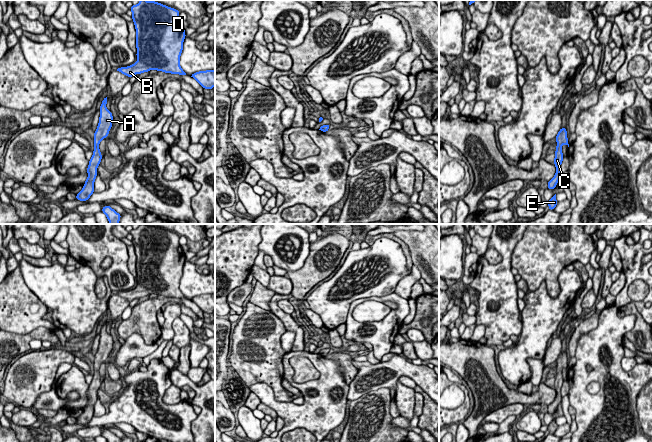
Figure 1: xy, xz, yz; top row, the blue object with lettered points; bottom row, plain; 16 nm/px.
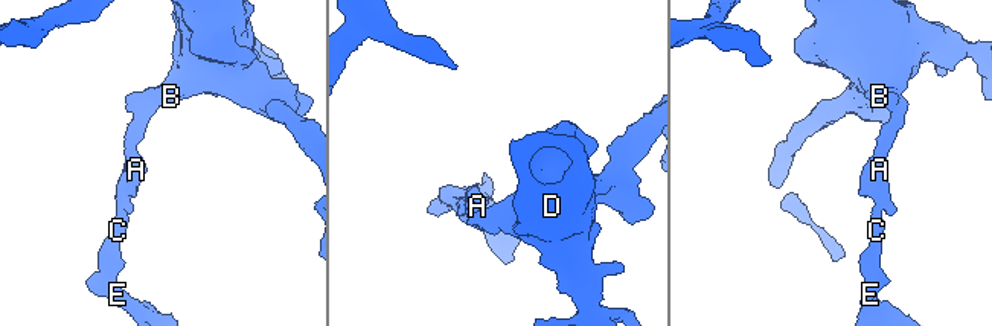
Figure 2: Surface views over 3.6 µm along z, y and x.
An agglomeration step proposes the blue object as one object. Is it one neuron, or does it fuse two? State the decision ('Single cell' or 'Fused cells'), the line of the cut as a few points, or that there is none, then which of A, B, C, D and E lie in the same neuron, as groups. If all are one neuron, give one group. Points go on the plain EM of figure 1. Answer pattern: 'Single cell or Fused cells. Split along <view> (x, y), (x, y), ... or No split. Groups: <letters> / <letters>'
Single cell. No split. Groups: A B C D E

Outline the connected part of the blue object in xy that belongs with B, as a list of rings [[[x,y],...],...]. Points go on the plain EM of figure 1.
[[[140,224],[130,234],[136,253],[137,285],[117,295],[129,302],[152,293],[186,299],[179,288],[186,261],[179,243],[180,236],[156,225],[146,224]]]

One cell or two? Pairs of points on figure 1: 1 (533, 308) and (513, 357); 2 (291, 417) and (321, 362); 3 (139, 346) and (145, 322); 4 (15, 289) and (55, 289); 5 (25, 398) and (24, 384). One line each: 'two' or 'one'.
1: one
2: one
3: two
4: two
5: one

